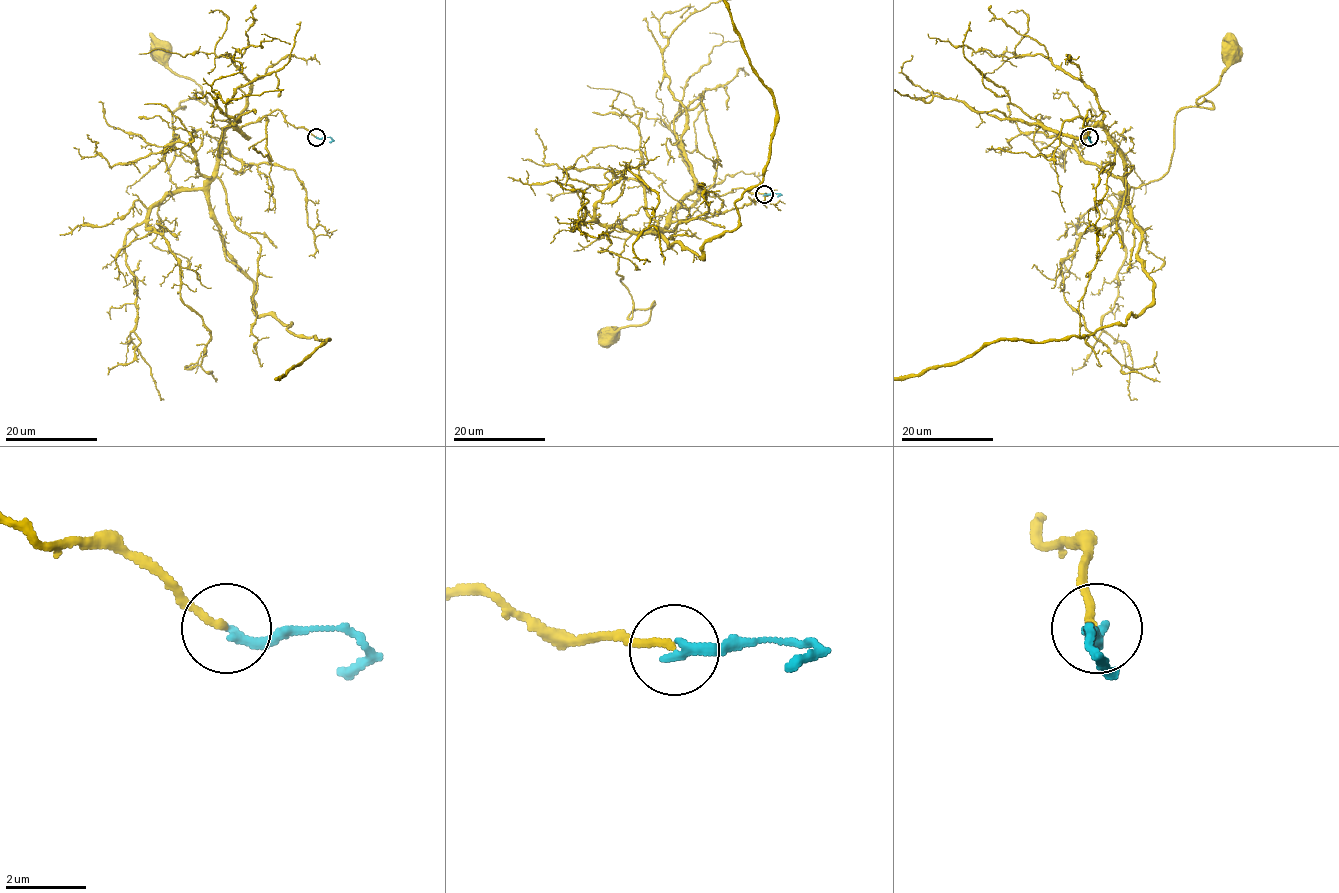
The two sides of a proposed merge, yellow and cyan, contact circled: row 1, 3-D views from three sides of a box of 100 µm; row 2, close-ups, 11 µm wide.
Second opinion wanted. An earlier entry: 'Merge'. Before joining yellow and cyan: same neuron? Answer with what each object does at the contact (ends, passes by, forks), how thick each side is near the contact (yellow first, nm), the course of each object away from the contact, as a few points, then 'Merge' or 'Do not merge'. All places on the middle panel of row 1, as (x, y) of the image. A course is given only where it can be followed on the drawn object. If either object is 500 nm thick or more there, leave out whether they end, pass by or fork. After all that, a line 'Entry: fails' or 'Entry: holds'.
At the ring yellow ends. At the ring cyan ends. Thickness 170 nm (yellow) against 280 nm. Course of yellow: (764, 194), (693, 192), (663, 230), (632, 234), (617, 273), (628, 318), (655, 304), (646, 323), (609, 336). Course of cyan: (764, 194), (780, 194), (777, 196). Do not merge
Entry: fails

